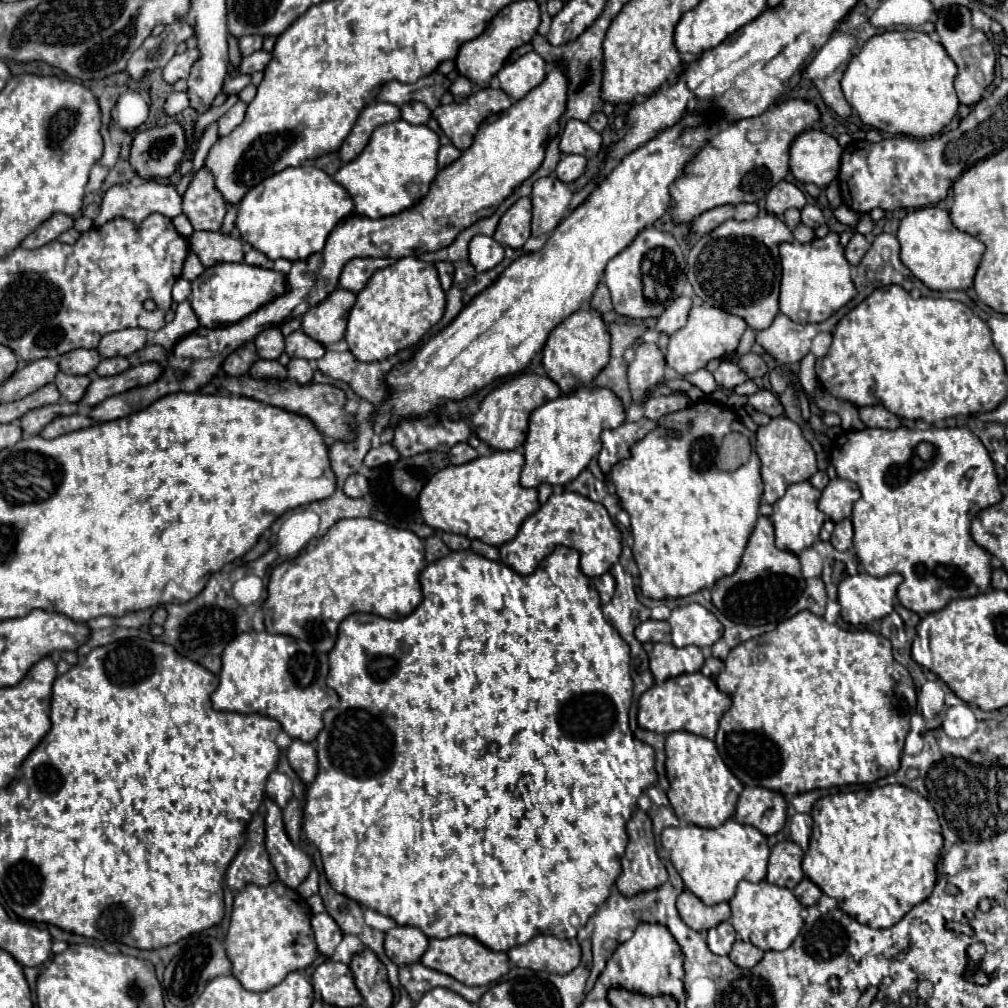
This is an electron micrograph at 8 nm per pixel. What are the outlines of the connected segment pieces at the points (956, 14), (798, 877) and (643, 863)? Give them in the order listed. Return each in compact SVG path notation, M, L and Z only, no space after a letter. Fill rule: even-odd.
M946 7L938 13L938 21L936 21L936 33L940 35L940 43L944 45L944 49L948 51L948 55L952 57L952 61L958 67L958 77L956 77L956 93L962 105L974 107L984 91L992 85L994 81L994 67L996 67L996 53L994 47L990 45L990 41L986 39L986 35L982 31L972 29L970 25L970 11L966 7Z
M794 841L776 843L770 851L766 881L778 887L794 889L796 883L804 879L802 857L804 857L804 851Z
M636 811L632 815L632 819L628 821L628 847L626 847L626 855L622 857L622 875L616 881L616 887L620 889L622 895L638 895L642 891L650 891L656 889L660 885L666 883L668 873L666 867L660 863L658 853L656 853L656 845L654 845L654 835L652 835L652 821L644 811Z

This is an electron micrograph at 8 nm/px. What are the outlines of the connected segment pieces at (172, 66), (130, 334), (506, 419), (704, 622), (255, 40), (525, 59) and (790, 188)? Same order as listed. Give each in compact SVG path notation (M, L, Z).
M186 49L182 55L174 55L168 65L162 69L162 79L168 85L174 85L178 79L186 79L192 63L198 59L198 49Z
M140 327L108 333L108 335L102 337L98 351L100 351L102 357L116 357L116 355L128 357L128 355L132 355L134 351L140 351L140 347L146 345L146 335L148 335L148 331L140 329Z
M518 375L514 379L504 381L500 387L492 389L480 403L480 409L476 413L472 413L472 429L478 435L480 441L484 441L486 445L490 445L496 451L512 451L516 447L520 447L526 439L526 431L528 431L528 417L530 413L560 397L560 389L558 385L548 379L546 375Z
M698 603L676 607L668 617L668 623L672 627L672 643L676 647L714 645L724 633L716 615Z
M260 35L240 37L240 39L238 39L240 55L242 55L242 57L248 57L248 55L252 55L254 51L260 51L260 49L262 49L262 41L264 41L264 37L260 37Z
M530 51L522 55L518 61L504 65L498 71L500 87L512 97L512 99L522 99L530 89L540 85L546 77L546 61Z
M780 181L778 185L774 185L766 197L766 211L778 217L782 217L786 209L802 209L804 205L806 205L804 193L788 181Z

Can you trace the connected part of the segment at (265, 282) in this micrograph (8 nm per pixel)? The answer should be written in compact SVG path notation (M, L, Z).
M220 263L206 269L198 279L192 281L192 293L188 297L192 309L198 315L202 327L216 329L238 323L262 305L280 297L286 291L286 273L274 269L262 269L248 263Z

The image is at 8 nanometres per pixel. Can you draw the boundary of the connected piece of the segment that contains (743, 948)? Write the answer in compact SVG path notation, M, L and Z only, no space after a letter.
M736 939L734 947L730 951L730 959L738 967L754 967L762 959L762 955L764 955L762 949L754 947L752 943L744 943L742 939Z

